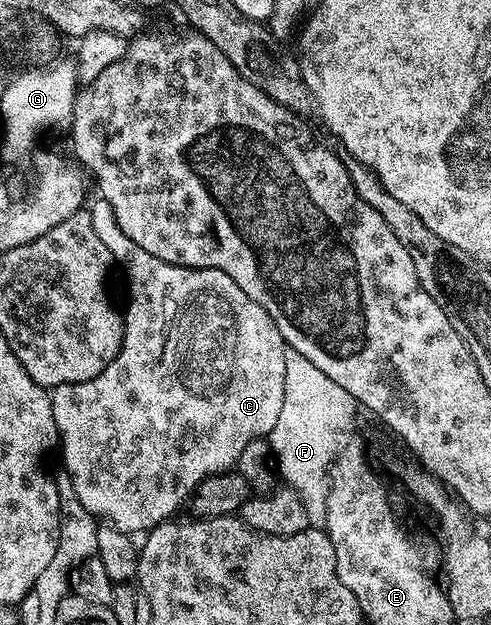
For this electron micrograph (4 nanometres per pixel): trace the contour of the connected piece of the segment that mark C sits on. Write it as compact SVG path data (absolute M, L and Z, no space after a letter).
M99 197L93 199L92 208L88 207L86 214L94 233L98 233L98 241L102 241L102 245L110 249L113 260L117 264L124 263L124 275L128 278L128 304L123 304L122 307L124 335L120 340L120 352L114 357L114 361L110 361L110 365L106 365L106 369L102 369L102 373L98 373L98 377L85 383L67 383L51 392L58 452L64 458L62 467L70 475L78 501L89 514L105 524L117 527L119 531L147 533L160 523L171 520L175 516L172 514L179 507L185 506L186 500L203 479L235 468L238 453L242 453L242 449L246 449L250 441L270 435L271 429L277 424L278 413L282 410L286 344L266 309L250 301L250 297L246 297L246 293L242 293L242 289L238 289L238 285L234 285L234 281L230 281L226 273L209 267L179 267L177 263L167 263L154 257L154 253L146 253L142 245L134 245L134 241L130 241L130 237L122 233L122 229L116 224L111 205Z

